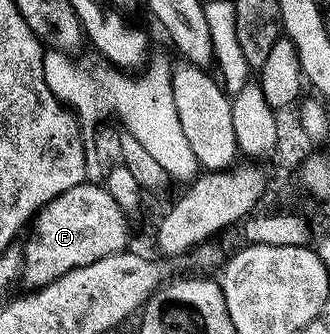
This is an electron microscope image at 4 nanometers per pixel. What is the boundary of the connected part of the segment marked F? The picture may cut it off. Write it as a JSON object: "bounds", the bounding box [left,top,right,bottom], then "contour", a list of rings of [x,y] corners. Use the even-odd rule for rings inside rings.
{"bounds":[21,184,130,291],"contour":[[[90,184],[72,187],[38,210],[32,223],[34,234],[22,249],[21,284],[34,291],[43,289],[76,267],[96,263],[96,259],[104,259],[127,248],[126,240],[130,237],[130,229],[126,226],[127,210],[121,209],[116,199],[112,199],[105,184]]]}

